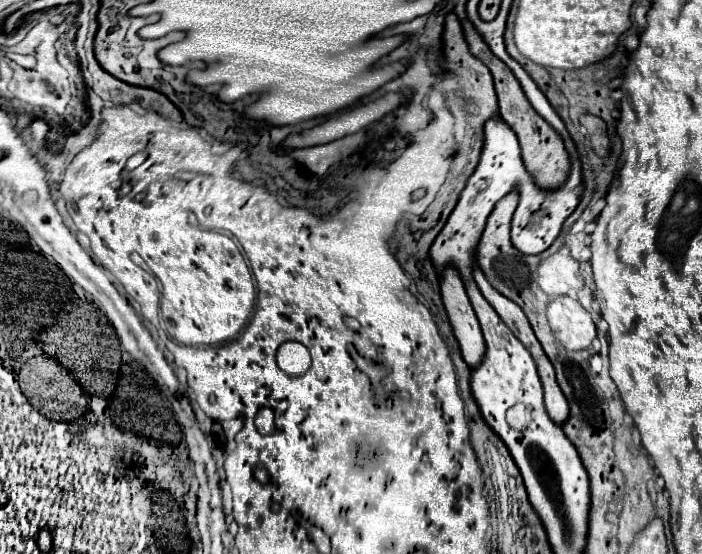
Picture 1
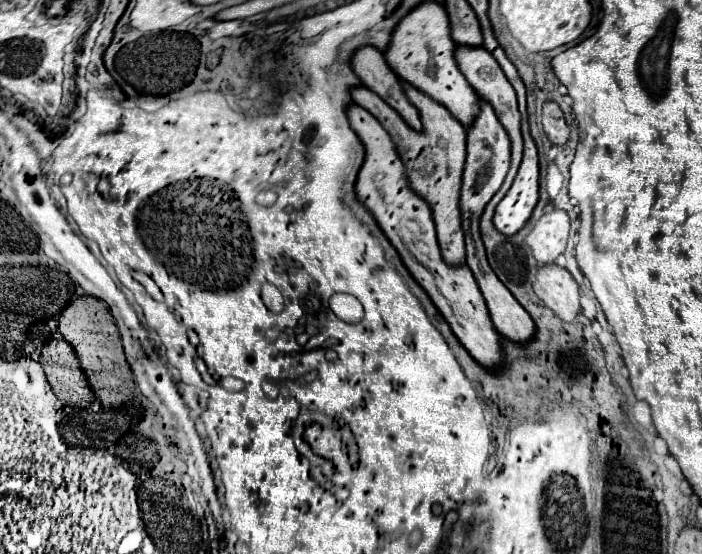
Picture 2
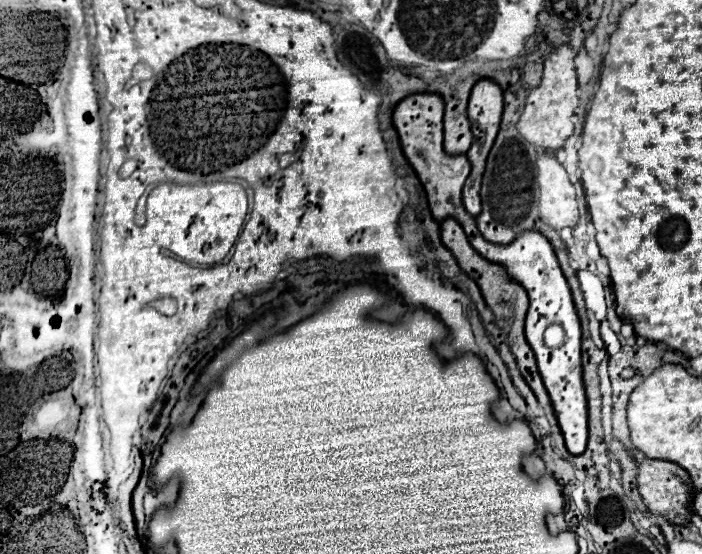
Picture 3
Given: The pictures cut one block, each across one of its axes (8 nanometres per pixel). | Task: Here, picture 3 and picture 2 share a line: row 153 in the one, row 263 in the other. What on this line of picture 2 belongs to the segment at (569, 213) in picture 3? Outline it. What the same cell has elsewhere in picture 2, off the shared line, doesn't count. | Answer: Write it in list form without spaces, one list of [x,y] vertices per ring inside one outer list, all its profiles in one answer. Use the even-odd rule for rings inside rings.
[[[554,208],[552,212],[542,214],[532,232],[526,236],[526,244],[530,246],[538,264],[552,264],[558,254],[566,248],[570,222],[564,210]]]

